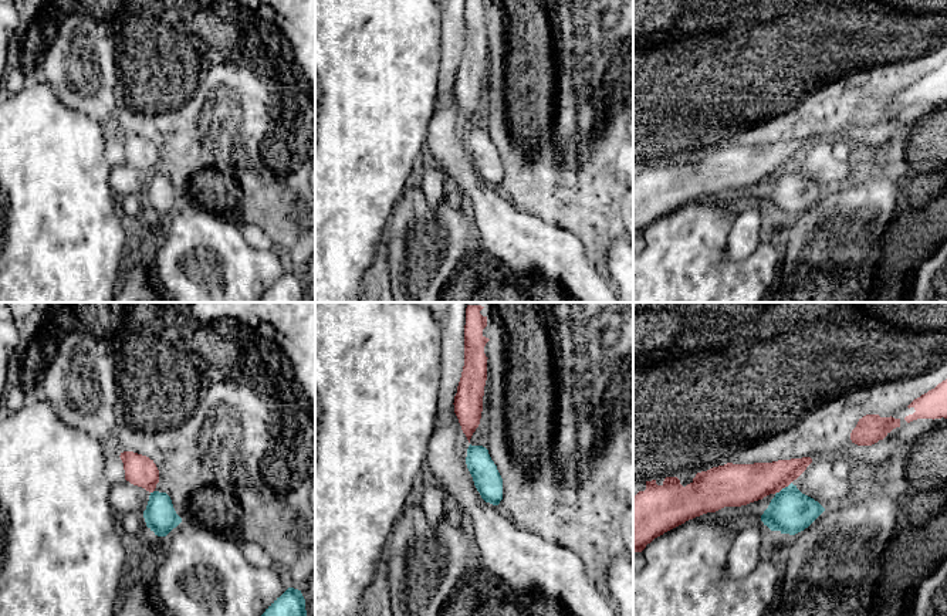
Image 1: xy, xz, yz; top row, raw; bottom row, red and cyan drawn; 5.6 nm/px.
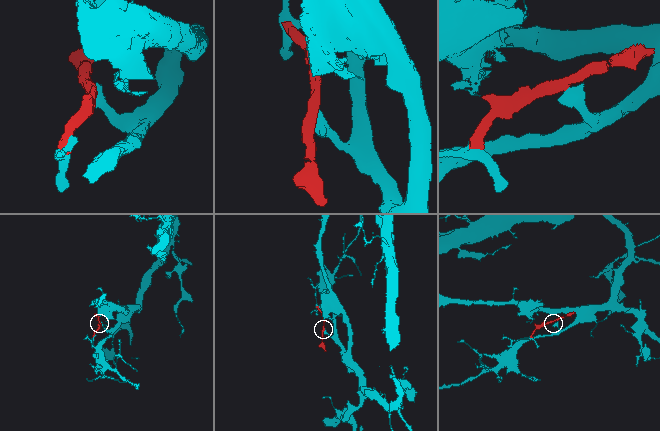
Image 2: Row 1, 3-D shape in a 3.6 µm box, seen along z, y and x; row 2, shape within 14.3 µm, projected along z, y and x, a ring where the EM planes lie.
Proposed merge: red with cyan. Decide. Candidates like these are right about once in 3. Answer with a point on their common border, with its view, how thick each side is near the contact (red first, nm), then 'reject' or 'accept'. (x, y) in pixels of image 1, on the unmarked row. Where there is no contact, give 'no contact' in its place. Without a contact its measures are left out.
contact yz (784, 169); calibres 240 and 240 nm; reject

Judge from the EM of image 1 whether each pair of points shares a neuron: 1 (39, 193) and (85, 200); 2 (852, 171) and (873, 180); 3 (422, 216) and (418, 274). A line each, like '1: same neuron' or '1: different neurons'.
1: same neuron
2: different neurons
3: same neuron

